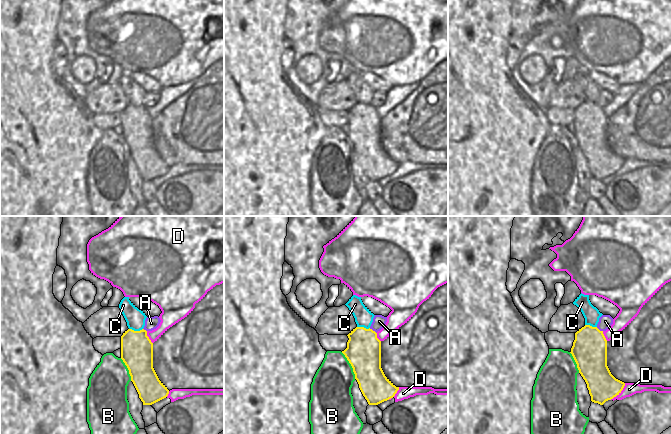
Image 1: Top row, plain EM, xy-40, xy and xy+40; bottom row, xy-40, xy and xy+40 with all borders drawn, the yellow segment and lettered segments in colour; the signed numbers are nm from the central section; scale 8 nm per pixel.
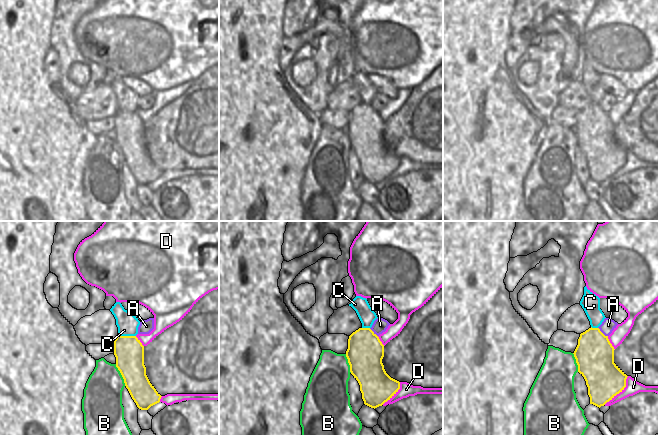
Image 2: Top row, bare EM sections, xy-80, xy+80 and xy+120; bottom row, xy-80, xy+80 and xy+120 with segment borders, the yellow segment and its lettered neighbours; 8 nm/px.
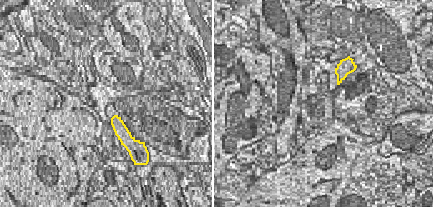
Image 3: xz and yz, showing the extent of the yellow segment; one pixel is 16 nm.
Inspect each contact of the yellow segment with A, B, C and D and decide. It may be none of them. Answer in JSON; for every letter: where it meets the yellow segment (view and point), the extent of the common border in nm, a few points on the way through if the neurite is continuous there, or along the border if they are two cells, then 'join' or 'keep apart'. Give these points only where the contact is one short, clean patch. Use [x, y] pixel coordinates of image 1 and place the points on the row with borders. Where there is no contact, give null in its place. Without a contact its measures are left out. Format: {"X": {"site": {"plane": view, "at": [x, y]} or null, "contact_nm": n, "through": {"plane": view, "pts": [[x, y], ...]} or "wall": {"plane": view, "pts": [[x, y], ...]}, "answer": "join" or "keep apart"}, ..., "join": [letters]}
{"A": {"site": {"plane": "xy", "at": [372, 330]}, "contact_nm": 80, "answer": "keep apart"}, "B": {"site": {"plane": "xy", "at": [351, 365]}, "contact_nm": 240, "answer": "keep apart"}, "C": {"site": {"plane": "xy-40", "at": [136, 331]}, "contact_nm": 110, "answer": "keep apart"}, "D": {"site": {"plane": "xy+40", "at": [619, 392]}, "contact_nm": 180, "answer": "keep apart"}, "join": []}

